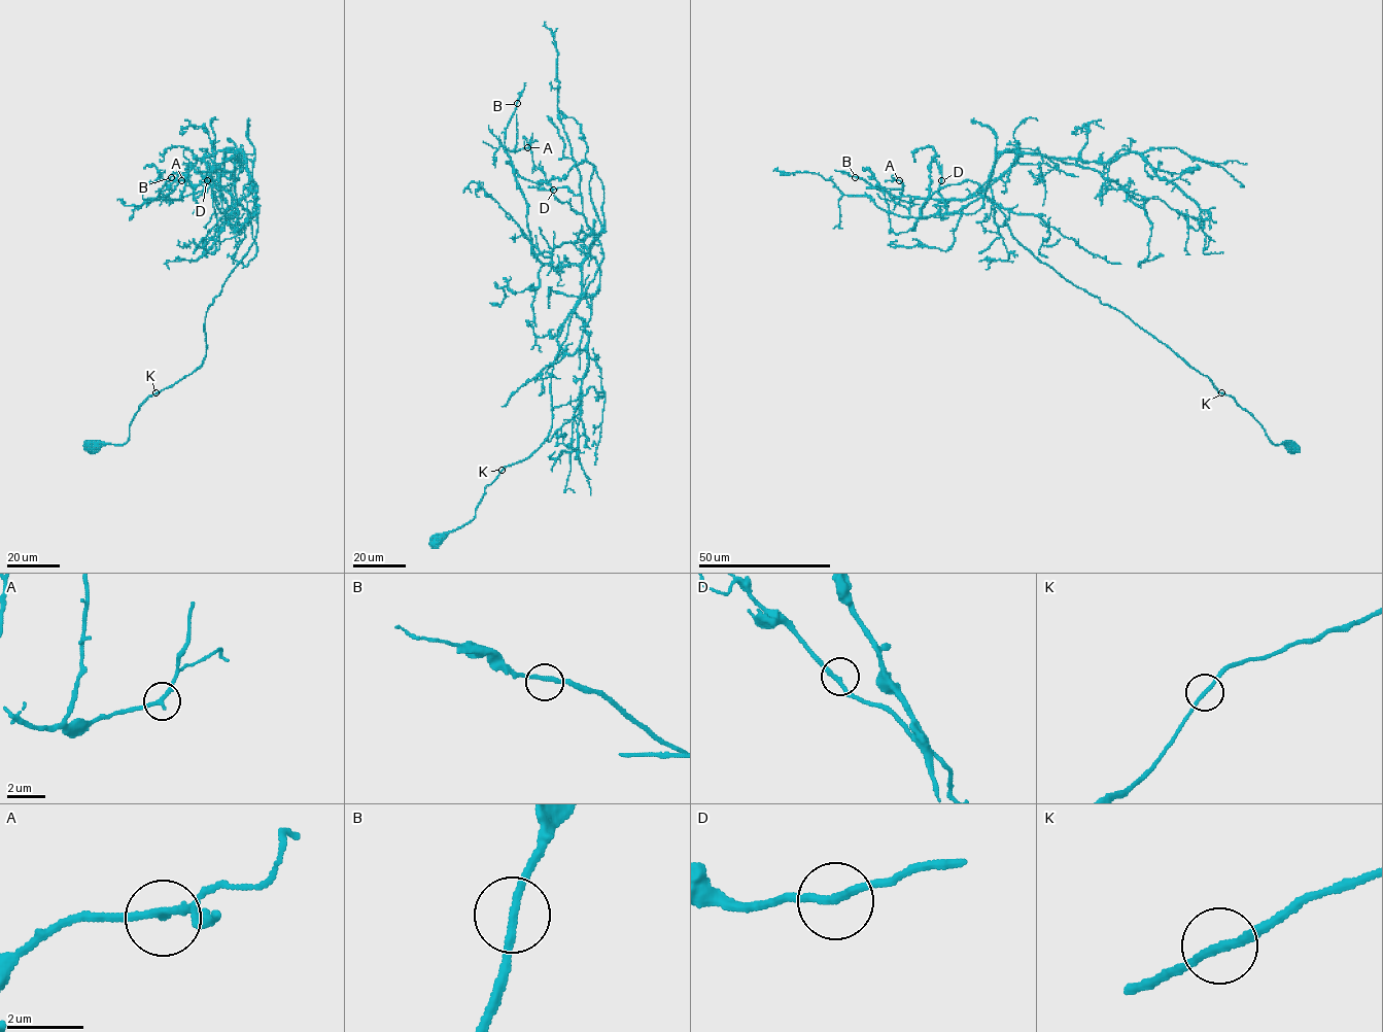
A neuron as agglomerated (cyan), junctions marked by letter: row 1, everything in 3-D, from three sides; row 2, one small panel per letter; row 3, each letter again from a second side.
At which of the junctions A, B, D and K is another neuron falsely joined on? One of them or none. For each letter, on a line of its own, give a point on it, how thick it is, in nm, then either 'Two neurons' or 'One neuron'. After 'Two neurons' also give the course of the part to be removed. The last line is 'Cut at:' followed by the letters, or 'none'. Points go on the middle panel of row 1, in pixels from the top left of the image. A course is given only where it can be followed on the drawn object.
A: Place: (527, 147). Thickness 200 nm. One neuron
B: Place: (517, 103). Thickness 200 nm. One neuron
D: Place: (553, 190). Thickness 200 nm. One neuron
K: Place: (502, 470). Thickness 200 nm. One neuron
Cut at: none

